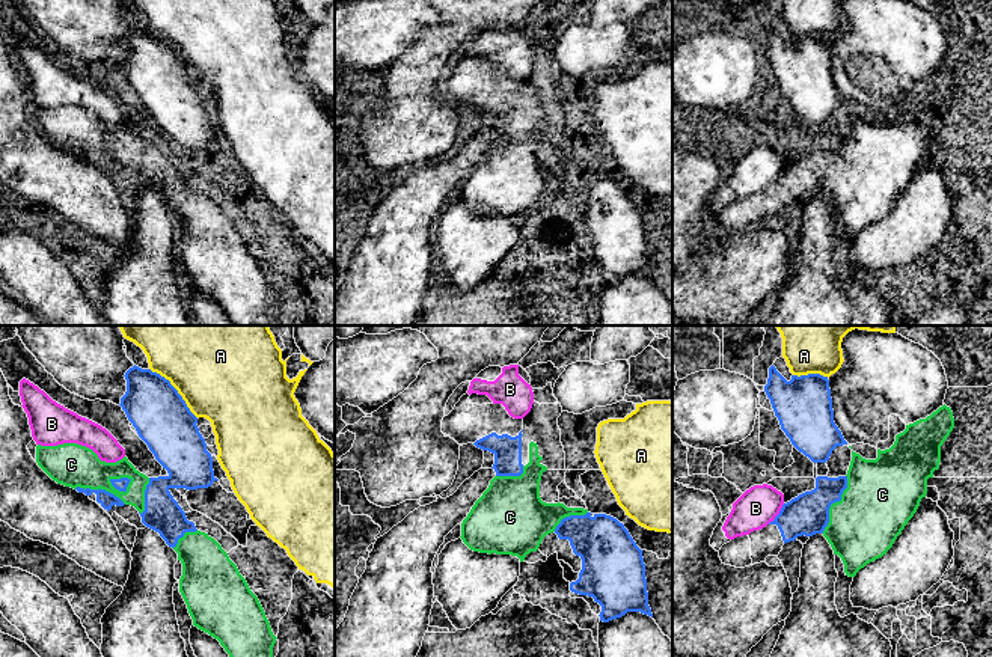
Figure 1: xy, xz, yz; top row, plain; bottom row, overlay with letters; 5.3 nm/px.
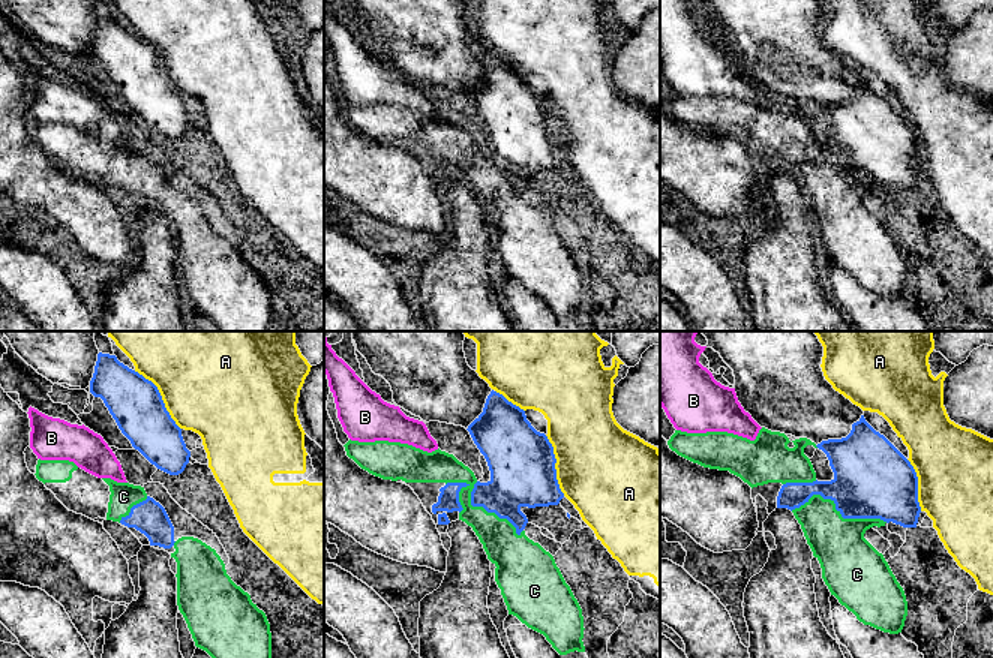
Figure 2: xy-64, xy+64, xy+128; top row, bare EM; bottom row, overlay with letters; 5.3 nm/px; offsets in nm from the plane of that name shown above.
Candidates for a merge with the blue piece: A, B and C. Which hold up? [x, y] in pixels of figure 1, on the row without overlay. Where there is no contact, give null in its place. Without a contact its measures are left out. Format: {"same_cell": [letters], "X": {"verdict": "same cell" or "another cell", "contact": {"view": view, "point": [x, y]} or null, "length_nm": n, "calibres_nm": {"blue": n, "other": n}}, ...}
{"same_cell": [], "A": {"verdict": "another cell", "contact": {"view": "xy", "point": [177, 53]}, "length_nm": 380, "calibres_nm": {"blue": 300, "other": 440}}, "B": {"verdict": "another cell", "contact": {"view": "yz", "point": [778, 177]}, "length_nm": 140, "calibres_nm": {"blue": 220, "other": 220}}, "C": {"verdict": "another cell", "contact": {"view": "yz", "point": [834, 165]}, "length_nm": 340, "calibres_nm": {"blue": 220, "other": 380}}}

